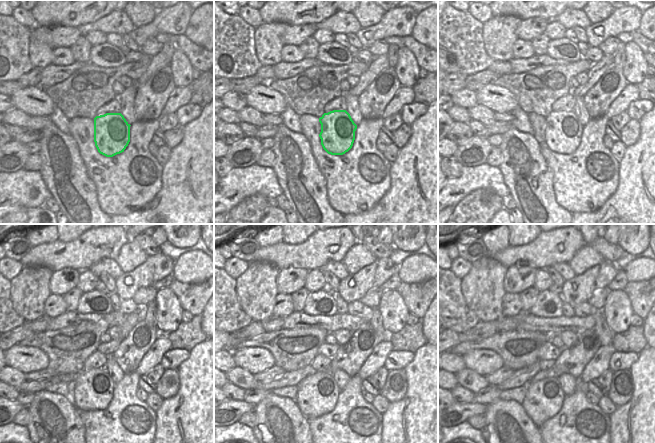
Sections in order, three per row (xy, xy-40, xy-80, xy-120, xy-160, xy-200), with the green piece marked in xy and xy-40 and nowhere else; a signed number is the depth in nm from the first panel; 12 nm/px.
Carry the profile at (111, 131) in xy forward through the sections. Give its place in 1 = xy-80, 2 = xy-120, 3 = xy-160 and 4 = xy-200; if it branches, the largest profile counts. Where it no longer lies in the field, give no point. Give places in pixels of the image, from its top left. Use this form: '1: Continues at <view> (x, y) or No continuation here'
1: Continues at xy-80 (563, 131)
2: Continues at xy-120 (93, 390)
3: Continues at xy-160 (318, 393)
4: Continues at xy-200 (544, 399).

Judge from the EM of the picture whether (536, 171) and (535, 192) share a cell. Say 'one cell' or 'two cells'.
two cells

